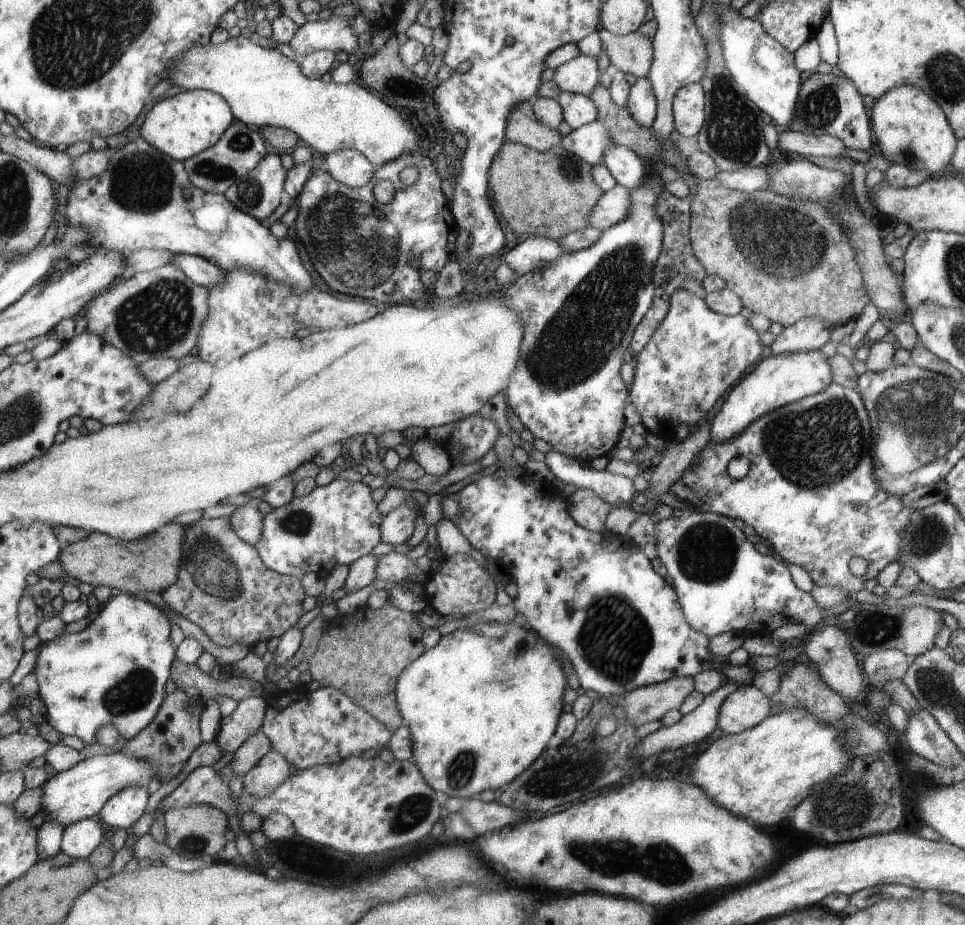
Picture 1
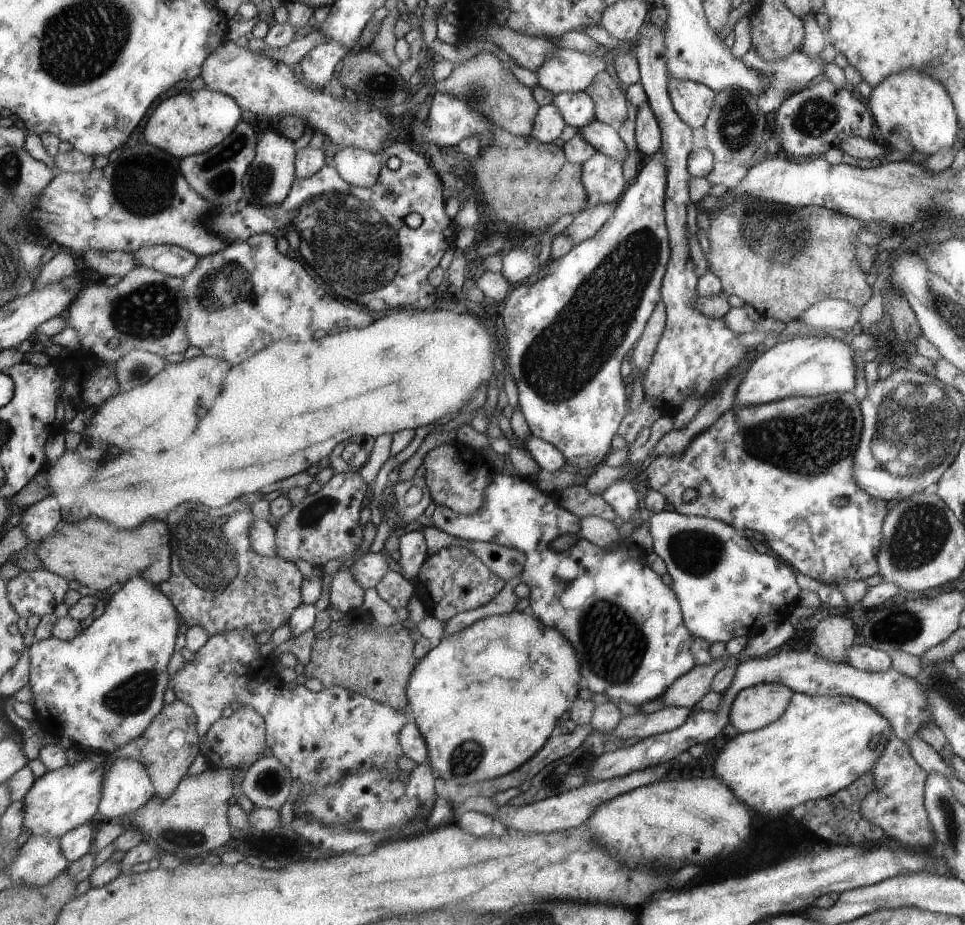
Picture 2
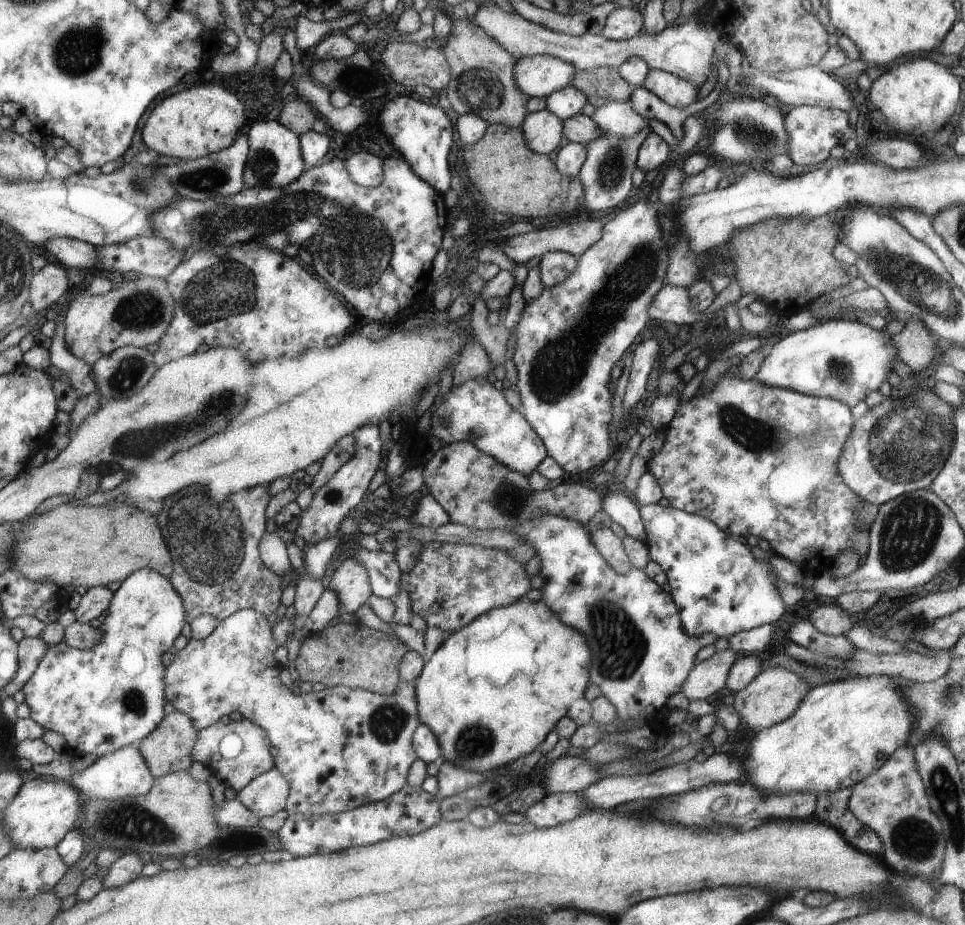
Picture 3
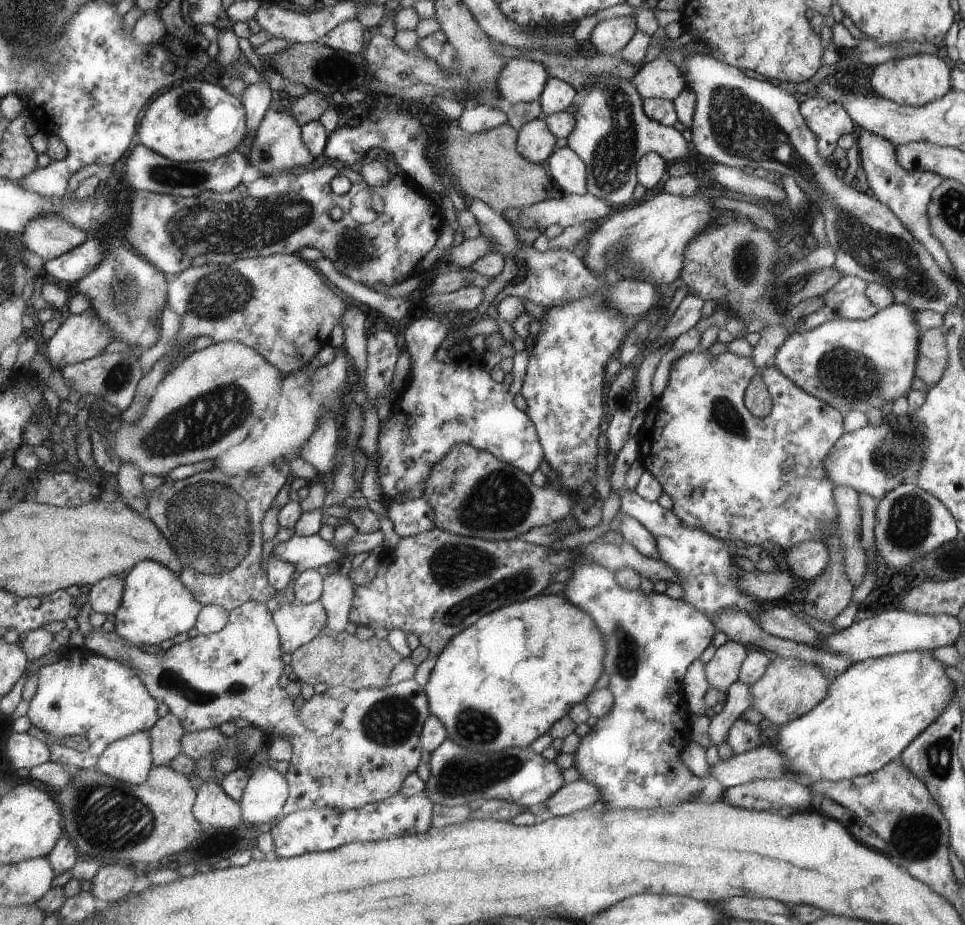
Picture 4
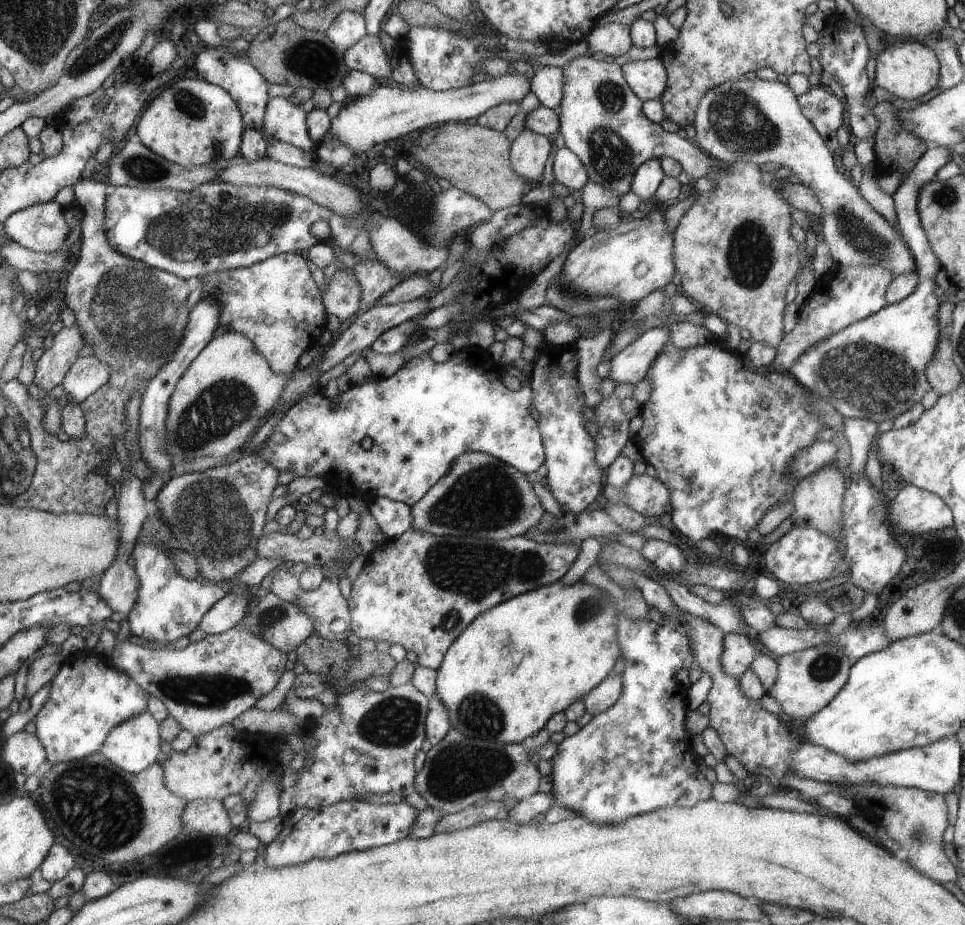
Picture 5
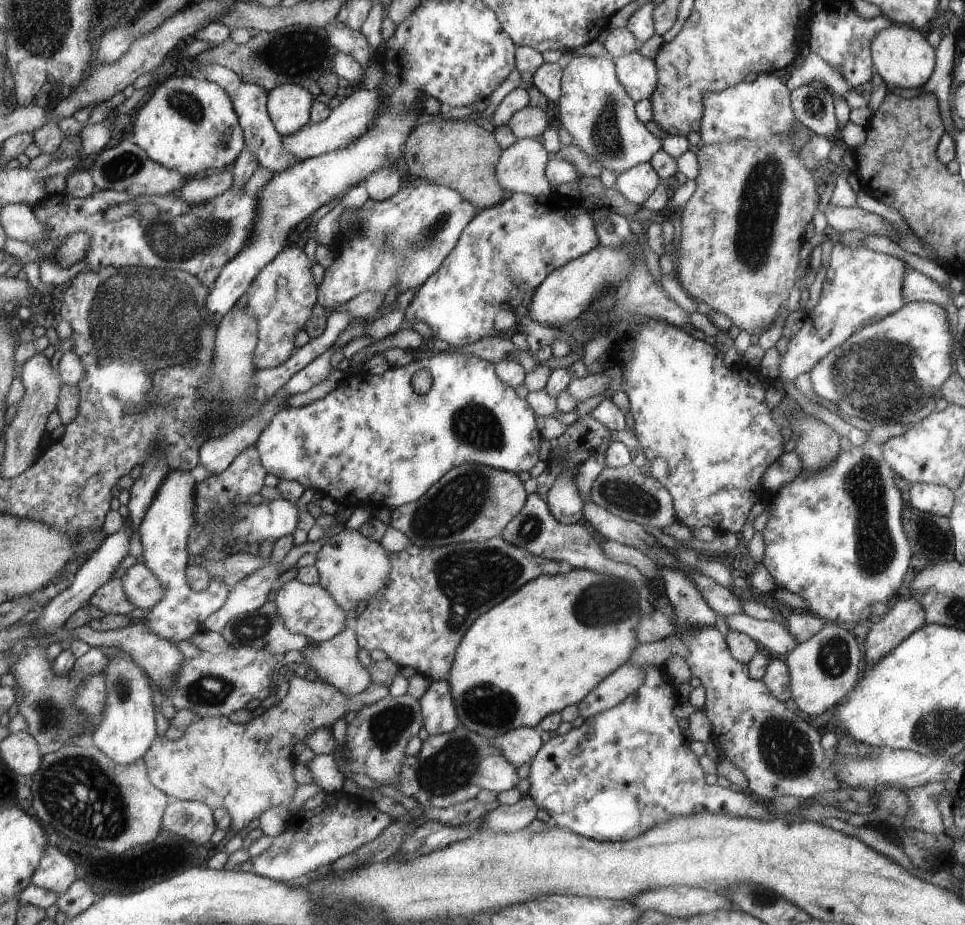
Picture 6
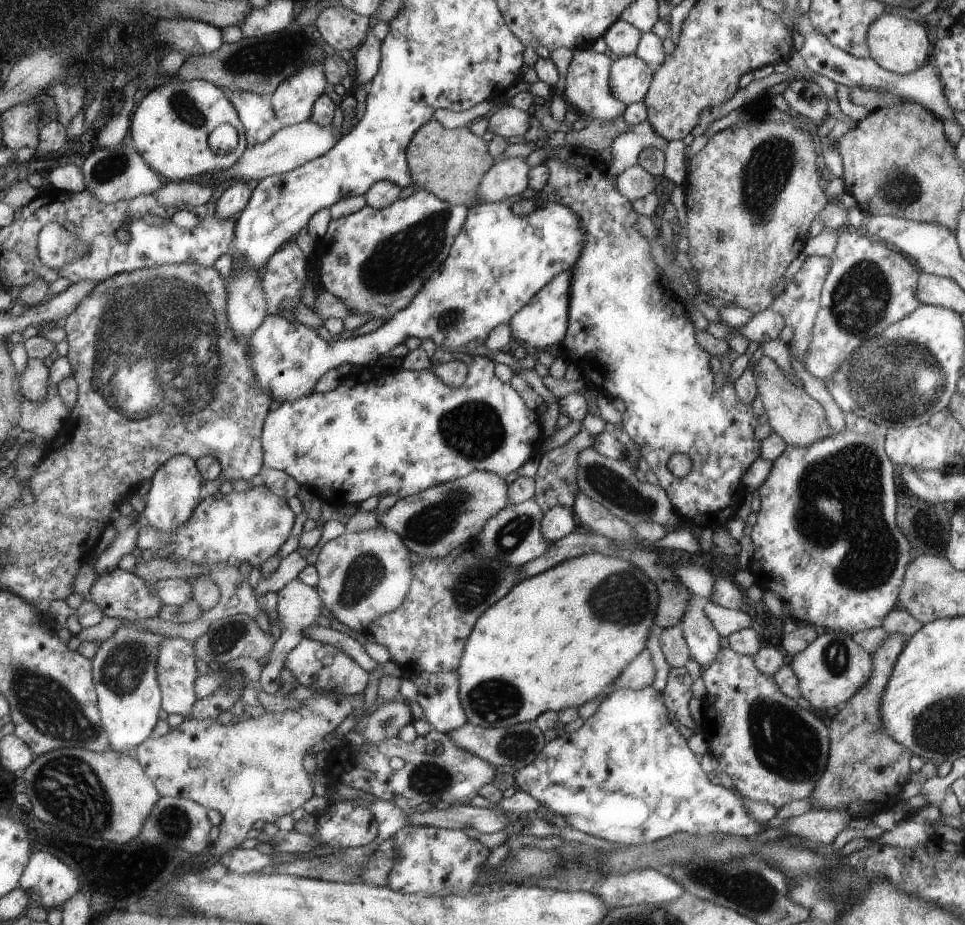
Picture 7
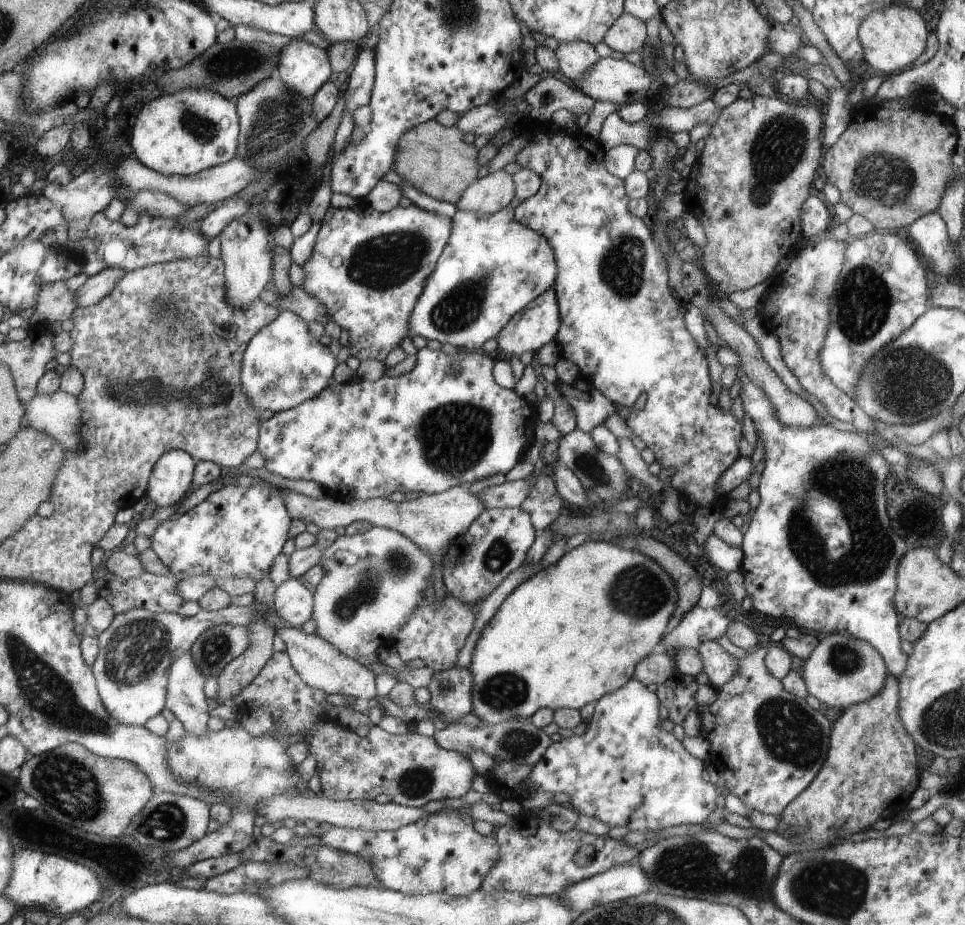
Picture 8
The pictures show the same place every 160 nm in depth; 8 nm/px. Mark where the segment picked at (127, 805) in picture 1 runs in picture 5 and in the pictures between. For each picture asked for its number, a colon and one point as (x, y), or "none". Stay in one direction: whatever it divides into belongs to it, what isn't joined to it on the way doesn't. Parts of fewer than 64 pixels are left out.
2: (128, 786)
3: (125, 772)
4: (130, 758)
5: (133, 745)

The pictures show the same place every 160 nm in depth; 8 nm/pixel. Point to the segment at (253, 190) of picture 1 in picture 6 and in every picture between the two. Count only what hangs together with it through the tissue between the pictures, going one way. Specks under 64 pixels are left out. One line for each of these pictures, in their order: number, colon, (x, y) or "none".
2: (266, 182)
3: (274, 159)
4: (277, 146)
5: (285, 122)
6: (289, 106)

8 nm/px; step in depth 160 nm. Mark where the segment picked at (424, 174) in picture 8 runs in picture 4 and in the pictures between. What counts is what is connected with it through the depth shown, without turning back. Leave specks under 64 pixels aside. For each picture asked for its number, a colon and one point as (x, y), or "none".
4: (487, 166)
5: (474, 159)
6: (460, 155)
7: (449, 163)

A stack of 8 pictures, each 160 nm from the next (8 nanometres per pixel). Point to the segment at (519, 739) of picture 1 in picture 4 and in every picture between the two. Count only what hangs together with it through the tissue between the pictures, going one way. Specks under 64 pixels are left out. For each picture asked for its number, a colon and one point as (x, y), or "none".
2: (485, 699)
3: (468, 692)
4: (500, 683)

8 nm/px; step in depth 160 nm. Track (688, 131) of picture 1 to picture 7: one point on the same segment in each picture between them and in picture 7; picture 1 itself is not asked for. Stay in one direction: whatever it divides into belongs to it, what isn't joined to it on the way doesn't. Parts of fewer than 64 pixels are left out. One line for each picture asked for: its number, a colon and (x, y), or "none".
2: (691, 101)
3: (676, 92)
4: (660, 79)
5: (648, 78)
6: (637, 74)
7: (629, 78)

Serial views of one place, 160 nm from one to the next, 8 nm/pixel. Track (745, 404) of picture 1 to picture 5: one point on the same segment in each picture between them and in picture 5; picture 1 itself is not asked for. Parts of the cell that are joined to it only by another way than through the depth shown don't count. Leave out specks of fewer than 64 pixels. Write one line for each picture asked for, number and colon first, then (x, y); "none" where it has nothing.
2: (815, 365)
3: (842, 359)
4: (850, 364)
5: (874, 369)

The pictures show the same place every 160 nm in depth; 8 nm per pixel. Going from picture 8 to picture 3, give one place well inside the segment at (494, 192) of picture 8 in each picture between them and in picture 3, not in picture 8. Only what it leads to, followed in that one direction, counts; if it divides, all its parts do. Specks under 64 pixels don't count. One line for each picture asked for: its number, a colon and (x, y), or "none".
3: (542, 129)
4: (535, 142)
5: (528, 152)
6: (520, 169)
7: (507, 178)

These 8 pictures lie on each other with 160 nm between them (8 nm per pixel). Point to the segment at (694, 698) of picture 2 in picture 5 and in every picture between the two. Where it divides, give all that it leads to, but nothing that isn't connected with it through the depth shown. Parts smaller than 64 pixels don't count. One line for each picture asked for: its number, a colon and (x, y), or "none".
3: (707, 678)
4: (722, 669)
5: (739, 650)

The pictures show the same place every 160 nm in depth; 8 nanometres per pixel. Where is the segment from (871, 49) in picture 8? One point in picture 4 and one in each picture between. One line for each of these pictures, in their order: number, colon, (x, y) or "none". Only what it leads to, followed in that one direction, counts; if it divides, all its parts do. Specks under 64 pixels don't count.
4: (914, 80)
5: (908, 70)
6: (901, 57)
7: (898, 45)

